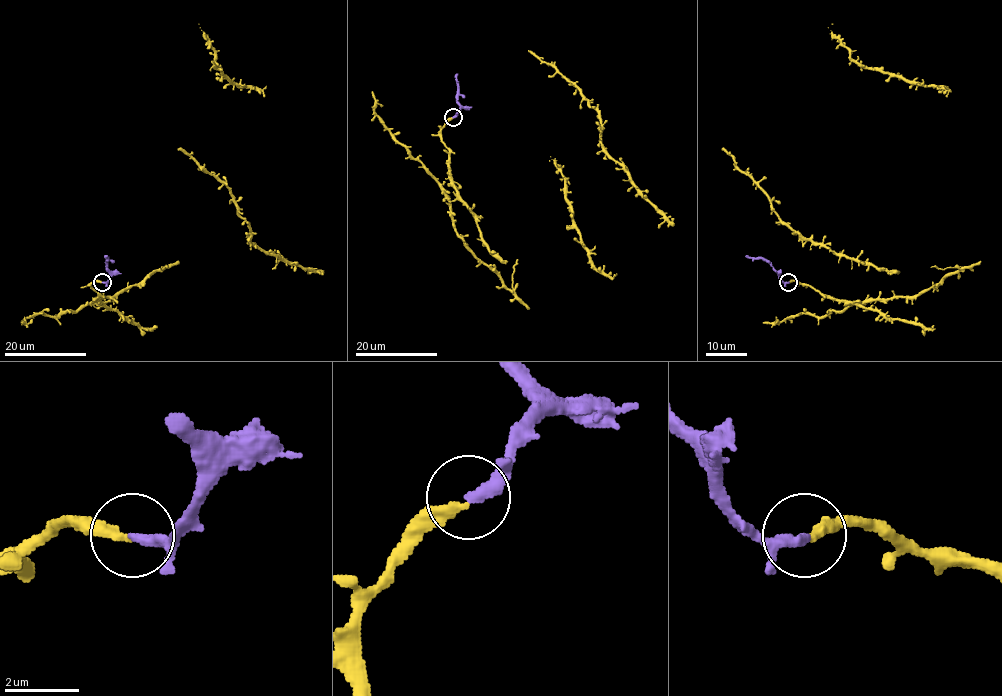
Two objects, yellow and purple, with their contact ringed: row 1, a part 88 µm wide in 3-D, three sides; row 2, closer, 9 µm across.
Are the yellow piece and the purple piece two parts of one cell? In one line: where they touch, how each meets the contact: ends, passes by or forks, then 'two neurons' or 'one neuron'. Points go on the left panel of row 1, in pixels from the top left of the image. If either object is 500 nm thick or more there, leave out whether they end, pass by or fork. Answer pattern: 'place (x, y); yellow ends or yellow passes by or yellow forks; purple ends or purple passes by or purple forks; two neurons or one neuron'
place (102, 282); yellow ends; purple ends; one neuron

